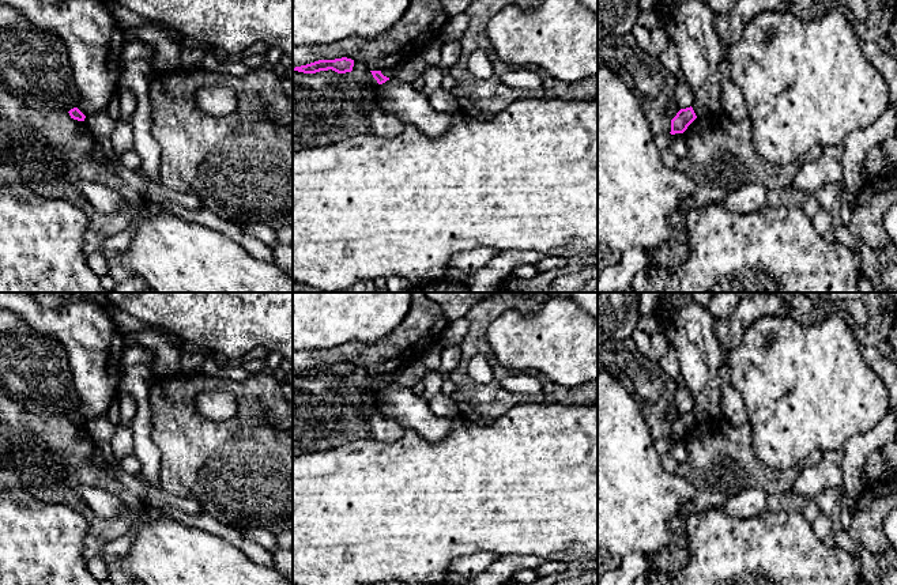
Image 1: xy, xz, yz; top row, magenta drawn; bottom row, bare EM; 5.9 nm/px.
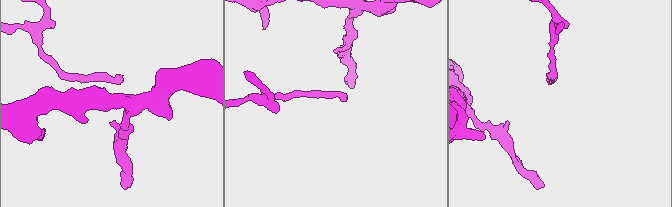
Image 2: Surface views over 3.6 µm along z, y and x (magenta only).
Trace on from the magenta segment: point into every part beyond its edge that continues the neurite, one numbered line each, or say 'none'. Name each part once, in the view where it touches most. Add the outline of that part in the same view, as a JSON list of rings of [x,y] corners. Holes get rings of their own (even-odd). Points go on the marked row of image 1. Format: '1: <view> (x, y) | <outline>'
none

